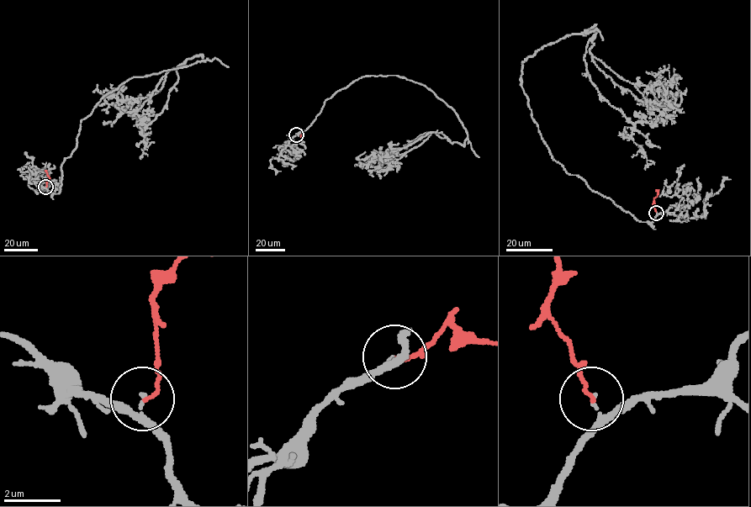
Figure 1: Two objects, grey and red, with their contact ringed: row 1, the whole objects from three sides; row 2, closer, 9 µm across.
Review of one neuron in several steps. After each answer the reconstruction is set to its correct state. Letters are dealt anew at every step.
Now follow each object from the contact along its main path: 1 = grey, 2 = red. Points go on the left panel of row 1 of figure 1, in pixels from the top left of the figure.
1: (45, 187), (58, 193), (81, 121), (105, 95), (205, 60), (172, 68), (151, 96), (109, 97), (126, 87)
2: (45, 187), (49, 177), (44, 171)

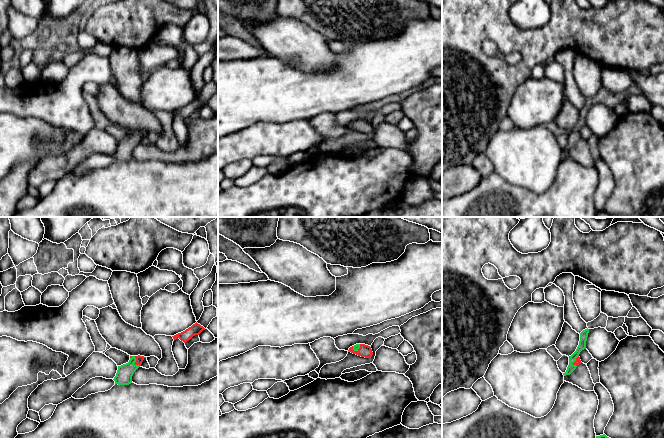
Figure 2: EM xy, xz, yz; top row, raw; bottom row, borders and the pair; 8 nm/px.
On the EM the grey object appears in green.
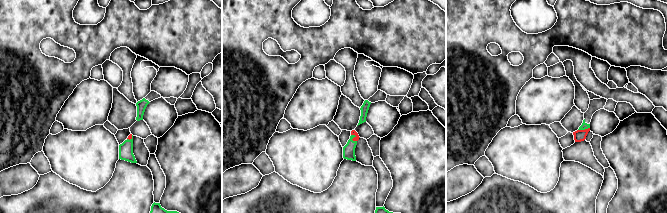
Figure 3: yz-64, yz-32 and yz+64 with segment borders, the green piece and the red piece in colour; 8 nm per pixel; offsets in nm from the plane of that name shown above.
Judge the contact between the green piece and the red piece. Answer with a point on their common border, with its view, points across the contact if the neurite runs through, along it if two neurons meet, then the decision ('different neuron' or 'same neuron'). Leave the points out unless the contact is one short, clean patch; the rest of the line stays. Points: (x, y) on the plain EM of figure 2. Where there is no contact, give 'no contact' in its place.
contact xy (135, 137); way xy (124, 150), (135, 137), (139, 135); same neuron

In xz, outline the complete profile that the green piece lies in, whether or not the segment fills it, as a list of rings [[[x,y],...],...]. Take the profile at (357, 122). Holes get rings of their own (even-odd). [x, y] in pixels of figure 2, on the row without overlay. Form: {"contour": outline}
{"contour": [[[356,120],[350,123],[348,127],[365,134],[371,134],[373,131],[371,123],[365,120]]]}

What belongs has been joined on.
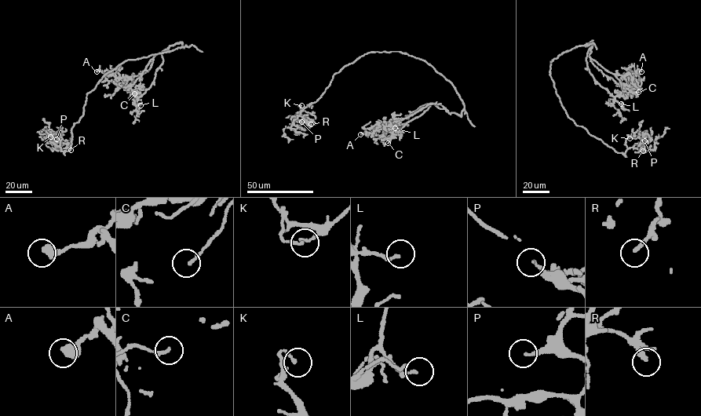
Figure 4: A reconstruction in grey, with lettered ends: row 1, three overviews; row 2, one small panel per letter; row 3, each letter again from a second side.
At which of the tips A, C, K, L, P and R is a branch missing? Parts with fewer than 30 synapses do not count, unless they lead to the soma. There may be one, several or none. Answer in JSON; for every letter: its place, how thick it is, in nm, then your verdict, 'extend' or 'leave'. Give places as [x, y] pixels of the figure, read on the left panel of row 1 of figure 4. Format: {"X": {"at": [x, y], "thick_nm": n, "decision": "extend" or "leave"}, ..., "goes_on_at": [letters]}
{"A": {"at": [96, 71], "thick_nm": 460, "decision": "leave"}, "C": {"at": [134, 93], "thick_nm": 140, "decision": "leave"}, "K": {"at": [50, 136], "thick_nm": 130, "decision": "leave"}, "L": {"at": [140, 105], "thick_nm": 160, "decision": "leave"}, "P": {"at": [56, 139], "thick_nm": 190, "decision": "leave"}, "R": {"at": [71, 150], "thick_nm": 220, "decision": "leave"}, "goes_on_at": []}

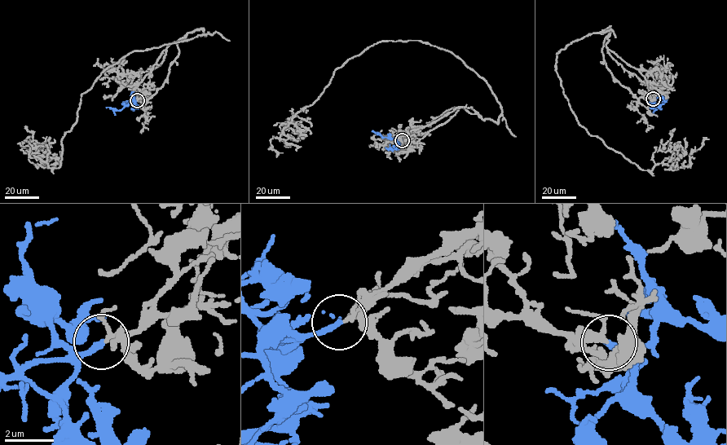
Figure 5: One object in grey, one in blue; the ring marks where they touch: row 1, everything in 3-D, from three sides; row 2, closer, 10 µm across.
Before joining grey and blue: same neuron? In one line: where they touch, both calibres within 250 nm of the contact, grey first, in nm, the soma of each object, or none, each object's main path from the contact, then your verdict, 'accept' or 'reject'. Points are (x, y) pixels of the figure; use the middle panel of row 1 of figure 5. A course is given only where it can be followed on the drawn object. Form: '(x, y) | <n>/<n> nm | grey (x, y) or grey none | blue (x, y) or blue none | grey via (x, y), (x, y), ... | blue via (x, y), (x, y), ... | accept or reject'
(402, 140) | 160/240 nm | grey none | blue none | grey via (403, 140), (457, 107), (497, 123), (501, 106), (452, 54), (382, 41), (337, 68), (273, 137), (283, 152) | blue via (403, 140), (382, 137), (372, 131) | accept

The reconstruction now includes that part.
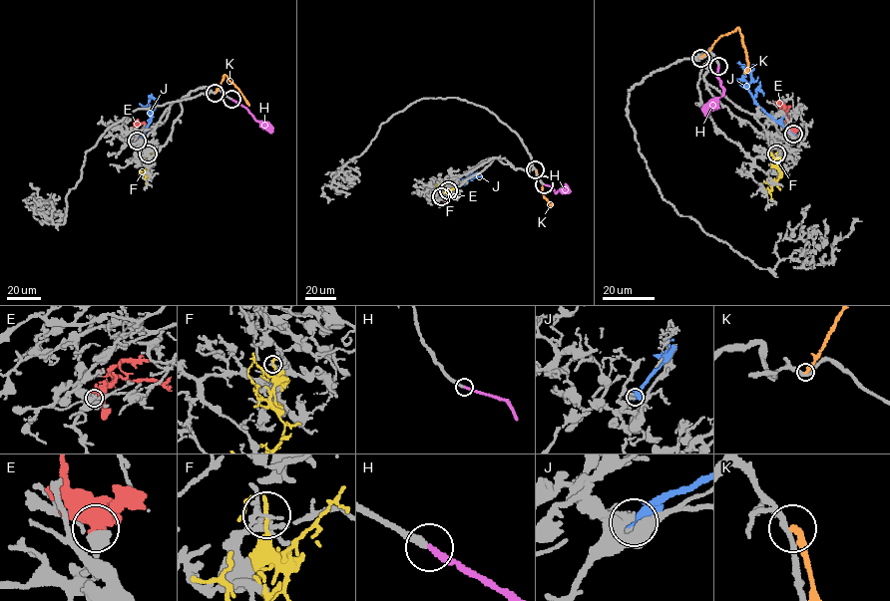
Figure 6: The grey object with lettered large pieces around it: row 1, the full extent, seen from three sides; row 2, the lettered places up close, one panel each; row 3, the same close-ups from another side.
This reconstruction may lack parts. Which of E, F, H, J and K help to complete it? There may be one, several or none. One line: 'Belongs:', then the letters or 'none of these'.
Belongs: E, H

